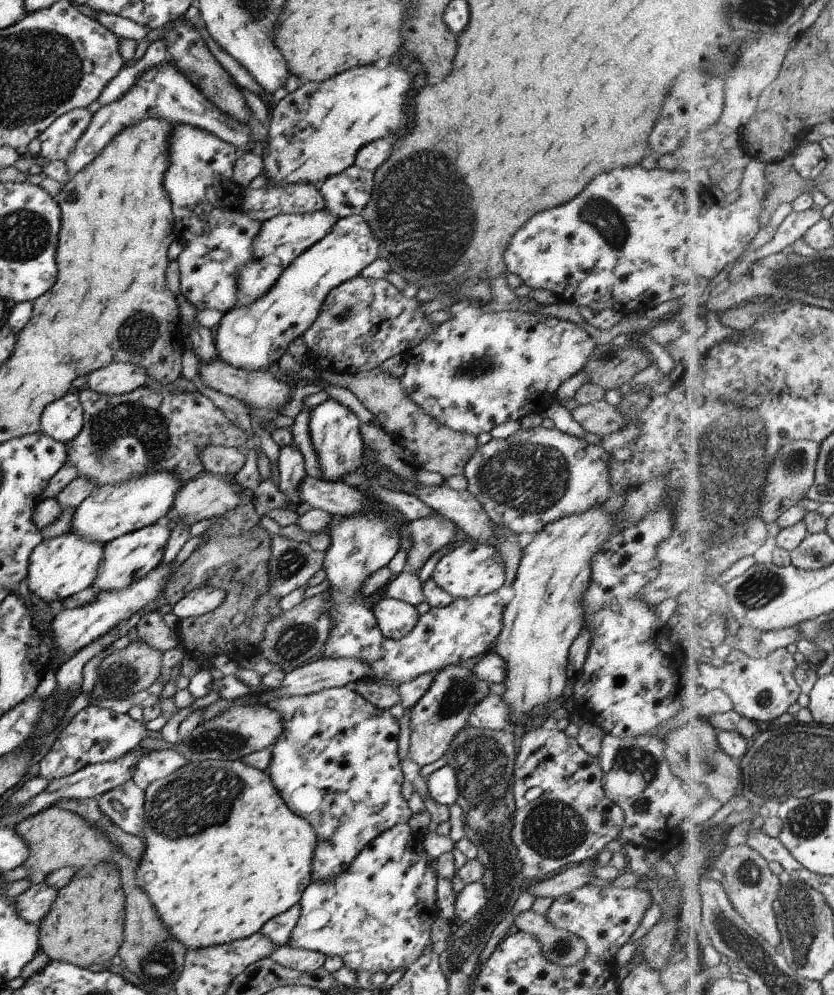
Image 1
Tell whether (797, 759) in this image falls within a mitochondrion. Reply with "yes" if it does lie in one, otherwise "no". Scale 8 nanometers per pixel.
yes

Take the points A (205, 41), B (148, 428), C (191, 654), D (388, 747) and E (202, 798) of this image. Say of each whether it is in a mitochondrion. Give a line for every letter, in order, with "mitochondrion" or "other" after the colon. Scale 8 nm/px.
A: other
B: mitochondrion
C: other
D: other
E: mitochondrion

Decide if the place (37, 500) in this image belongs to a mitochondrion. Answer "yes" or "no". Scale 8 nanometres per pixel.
no

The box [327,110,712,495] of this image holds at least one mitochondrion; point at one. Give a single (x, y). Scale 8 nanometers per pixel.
(427, 187)

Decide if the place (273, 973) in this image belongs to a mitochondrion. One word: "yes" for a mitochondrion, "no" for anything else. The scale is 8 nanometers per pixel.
no

